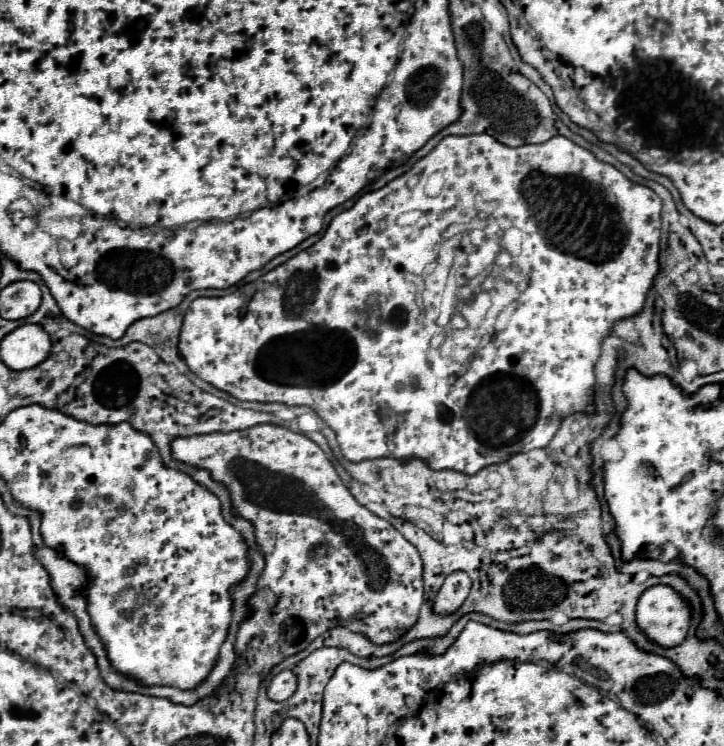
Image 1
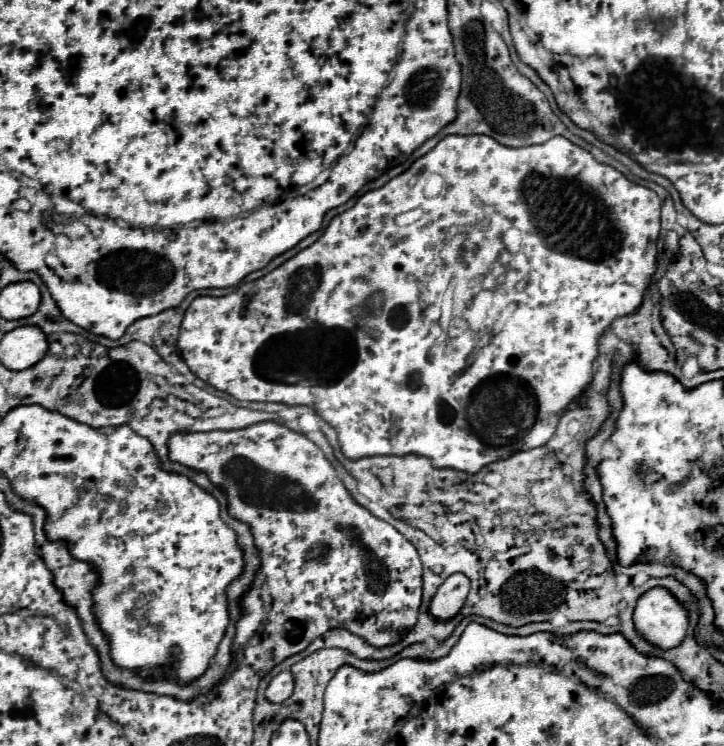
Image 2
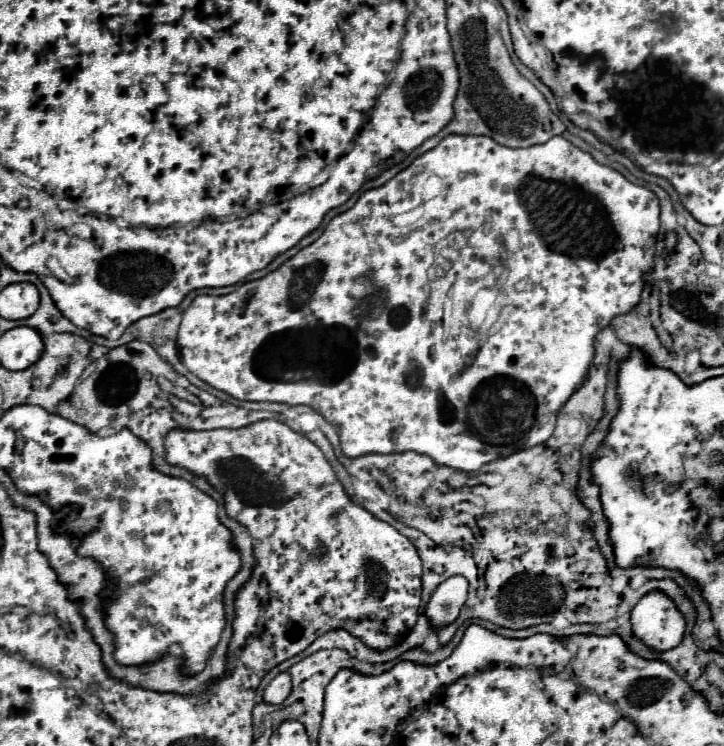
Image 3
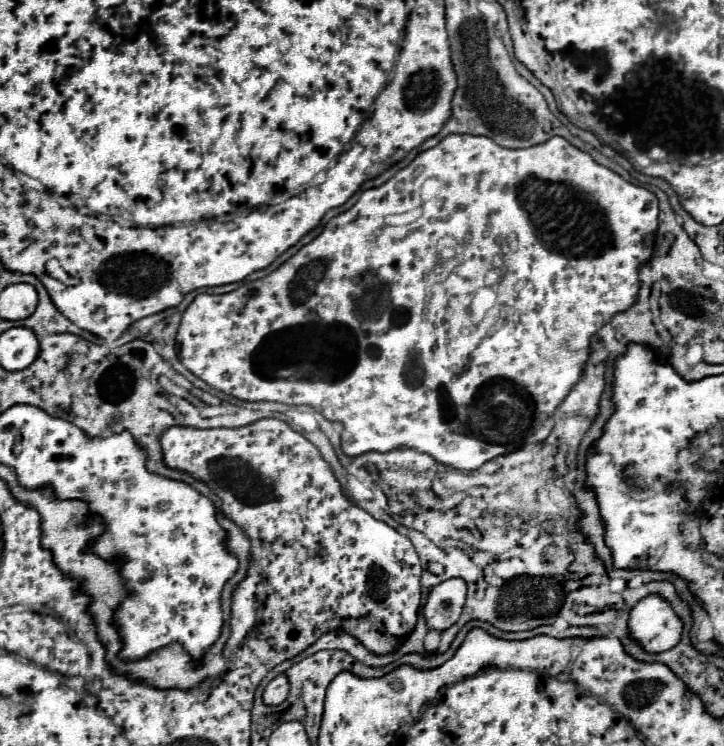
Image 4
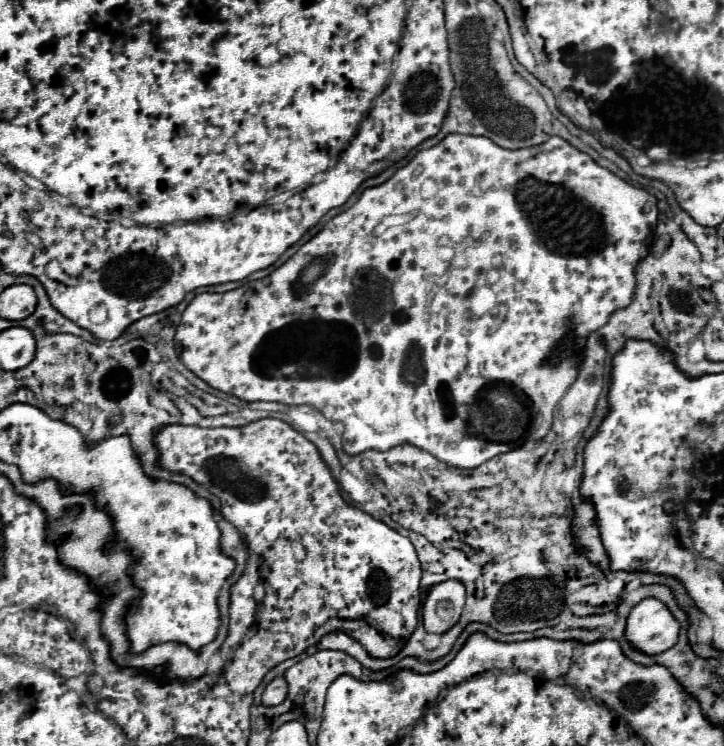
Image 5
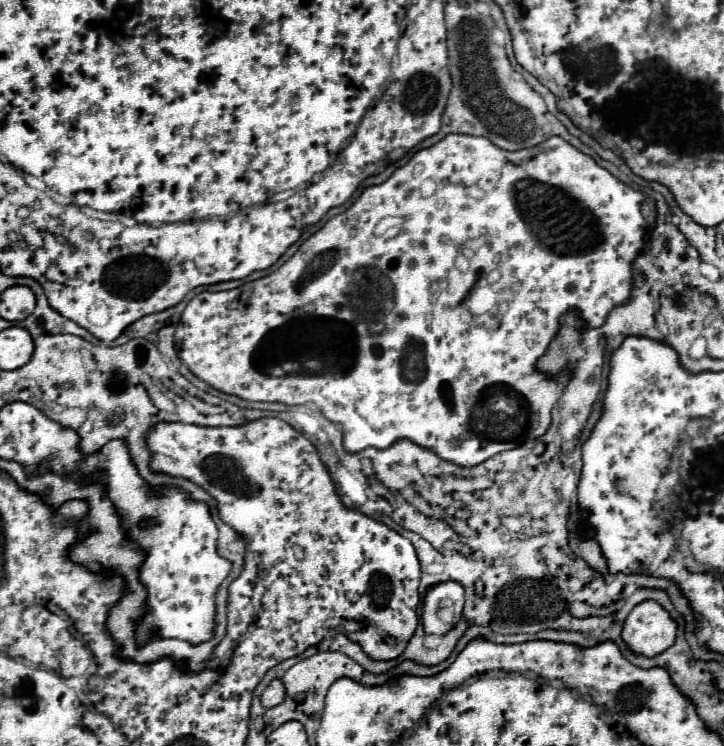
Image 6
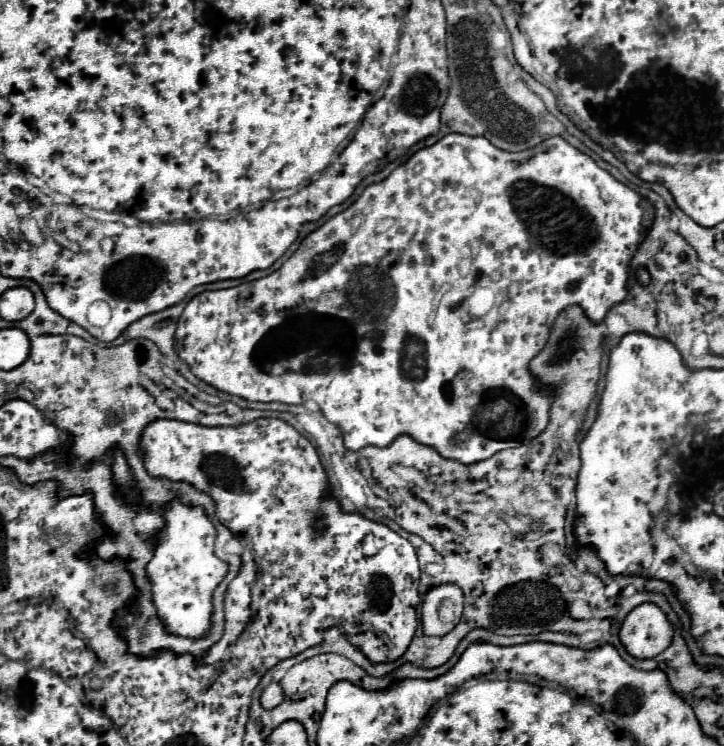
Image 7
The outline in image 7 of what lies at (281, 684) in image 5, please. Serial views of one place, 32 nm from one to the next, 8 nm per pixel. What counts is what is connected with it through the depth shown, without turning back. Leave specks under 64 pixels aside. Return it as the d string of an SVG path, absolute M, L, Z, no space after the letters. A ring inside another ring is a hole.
M270 684L270 686L266 686L264 692L262 692L262 696L260 696L260 704L262 704L262 708L266 708L266 710L276 708L278 704L282 704L282 700L284 700L284 696L282 696L280 684Z

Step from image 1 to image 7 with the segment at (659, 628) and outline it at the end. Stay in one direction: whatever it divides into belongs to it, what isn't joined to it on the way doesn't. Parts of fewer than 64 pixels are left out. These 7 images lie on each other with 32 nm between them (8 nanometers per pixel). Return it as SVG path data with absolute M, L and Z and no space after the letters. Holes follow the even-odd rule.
M656 604L636 606L620 628L620 642L638 660L654 658L672 642L674 628Z

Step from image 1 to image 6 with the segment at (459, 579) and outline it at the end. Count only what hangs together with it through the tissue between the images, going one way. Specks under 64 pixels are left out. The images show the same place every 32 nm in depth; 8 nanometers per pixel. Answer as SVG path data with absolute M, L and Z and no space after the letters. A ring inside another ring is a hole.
M444 582L428 590L422 602L422 626L426 634L444 636L462 618L464 588L456 582Z

